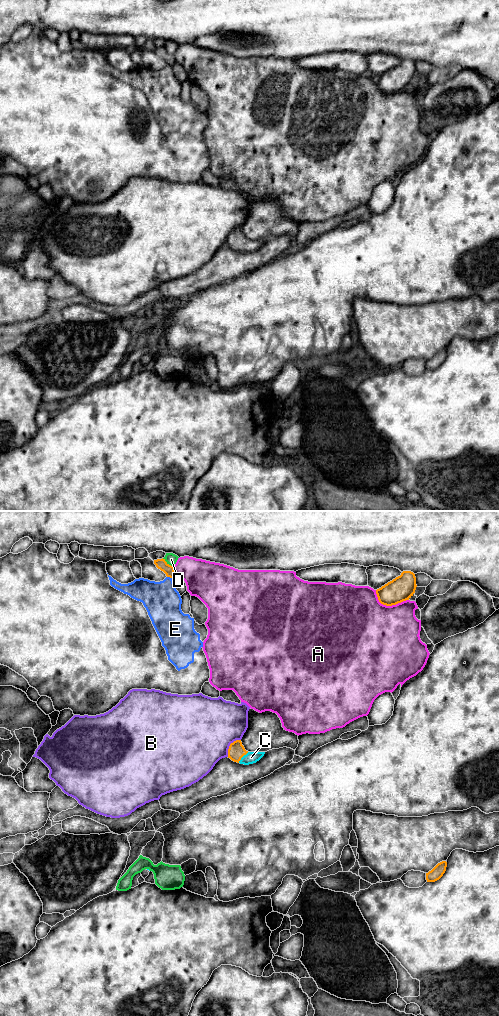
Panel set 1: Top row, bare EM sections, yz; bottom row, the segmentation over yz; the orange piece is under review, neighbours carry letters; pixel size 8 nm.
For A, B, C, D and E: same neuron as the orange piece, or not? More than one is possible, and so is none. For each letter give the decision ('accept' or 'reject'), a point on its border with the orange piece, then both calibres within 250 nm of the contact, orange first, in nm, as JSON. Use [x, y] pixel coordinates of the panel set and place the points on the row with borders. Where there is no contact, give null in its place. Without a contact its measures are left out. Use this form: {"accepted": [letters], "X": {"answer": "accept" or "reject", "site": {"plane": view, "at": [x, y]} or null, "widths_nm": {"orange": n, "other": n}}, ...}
{"accepted": ["C"], "A": {"answer": "reject", "site": {"plane": "yz", "at": [388, 605]}, "widths_nm": {"orange": 200, "other": 500}}, "B": {"answer": "reject", "site": {"plane": "yz", "at": [230, 745]}, "widths_nm": {"orange": 140, "other": 480}}, "C": {"answer": "accept", "site": {"plane": "yz", "at": [242, 756]}, "widths_nm": {"orange": 140, "other": 100}}, "D": {"answer": "reject", "site": {"plane": "yz", "at": [166, 562]}, "widths_nm": {"orange": 90, "other": 90}}, "E": {"answer": "reject", "site": {"plane": "yz", "at": [169, 576]}, "widths_nm": {"orange": 90, "other": 300}}}

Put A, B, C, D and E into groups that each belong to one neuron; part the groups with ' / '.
A / B / C / D / E

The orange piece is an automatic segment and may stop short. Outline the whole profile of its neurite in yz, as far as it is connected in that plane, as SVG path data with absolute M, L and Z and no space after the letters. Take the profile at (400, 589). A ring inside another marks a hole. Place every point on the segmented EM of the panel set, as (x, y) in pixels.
M403 571L400 576L376 590L378 600L386 606L409 600L416 590L416 577L411 571Z

